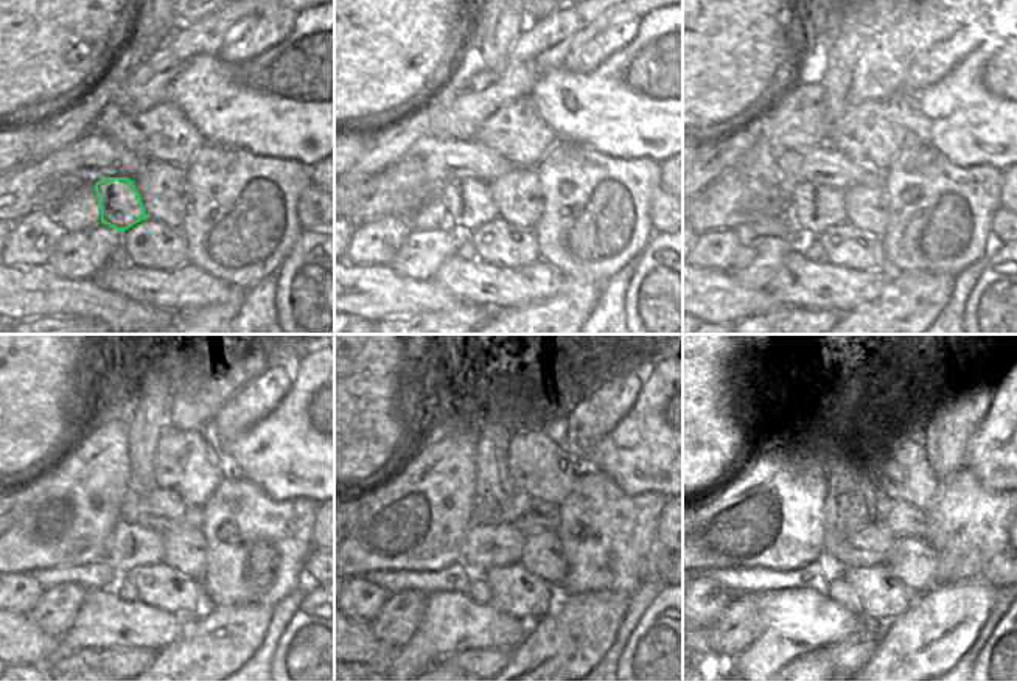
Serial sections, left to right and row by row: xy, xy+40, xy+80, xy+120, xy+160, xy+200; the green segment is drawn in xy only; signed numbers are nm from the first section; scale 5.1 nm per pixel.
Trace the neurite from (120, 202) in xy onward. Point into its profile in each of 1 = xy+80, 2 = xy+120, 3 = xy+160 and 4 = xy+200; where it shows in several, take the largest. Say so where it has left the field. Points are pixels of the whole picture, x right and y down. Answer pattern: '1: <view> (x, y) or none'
1: xy+80 (815, 207)
2: xy+120 (129, 546)
3: xy+160 (484, 546)
4: xy+200 (871, 544)

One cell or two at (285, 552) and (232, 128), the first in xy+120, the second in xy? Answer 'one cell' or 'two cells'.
two cells

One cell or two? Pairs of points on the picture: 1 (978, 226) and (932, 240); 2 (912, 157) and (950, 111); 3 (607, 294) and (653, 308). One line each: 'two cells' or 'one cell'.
1: one cell
2: two cells
3: two cells

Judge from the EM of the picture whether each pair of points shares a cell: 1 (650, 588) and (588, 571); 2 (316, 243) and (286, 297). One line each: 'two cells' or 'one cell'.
1: two cells
2: one cell

